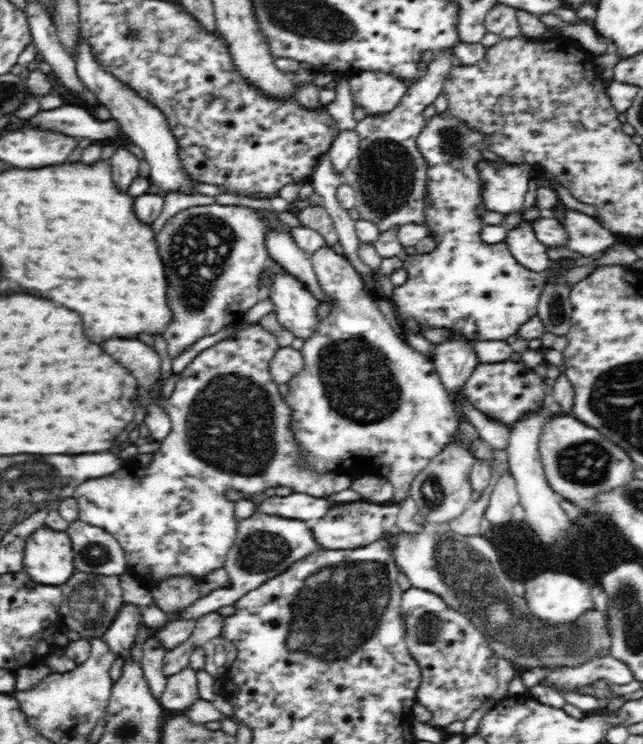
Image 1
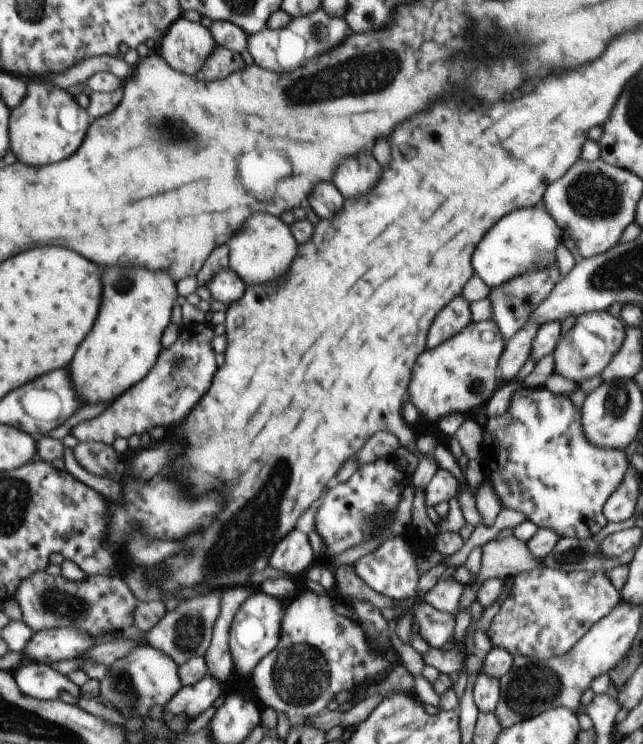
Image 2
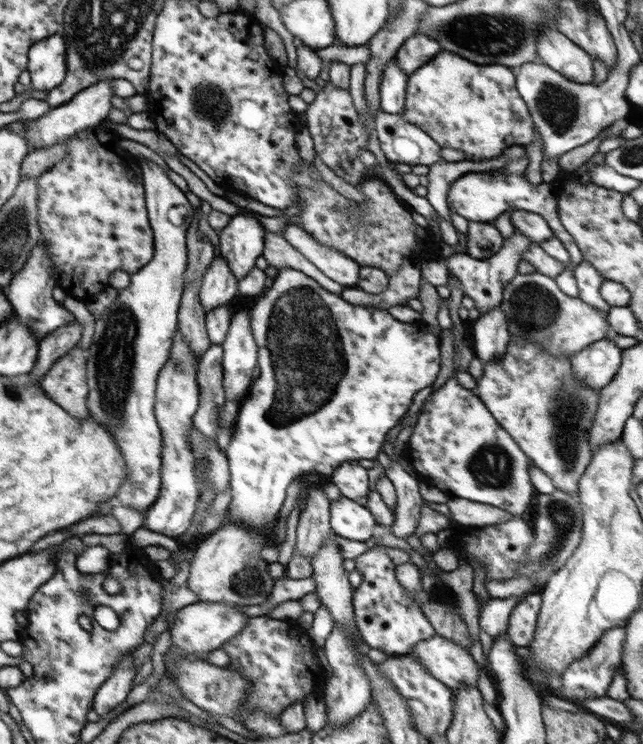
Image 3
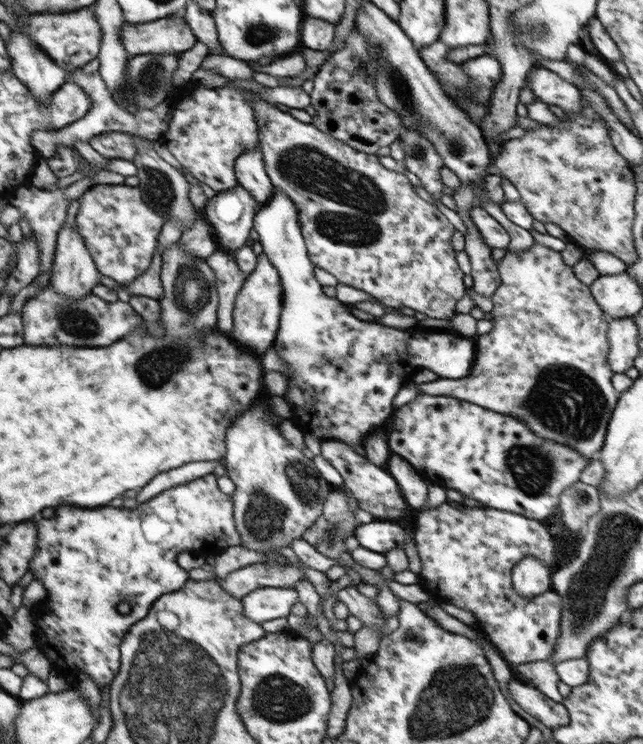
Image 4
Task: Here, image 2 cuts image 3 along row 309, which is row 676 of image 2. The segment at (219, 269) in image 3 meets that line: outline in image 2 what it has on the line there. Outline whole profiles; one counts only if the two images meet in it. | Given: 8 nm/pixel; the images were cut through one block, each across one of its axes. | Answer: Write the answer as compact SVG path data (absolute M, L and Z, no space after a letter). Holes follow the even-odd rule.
M208 672L194 685L183 687L165 706L164 714L186 715L190 720L197 718L216 702L224 693L224 682L218 681Z

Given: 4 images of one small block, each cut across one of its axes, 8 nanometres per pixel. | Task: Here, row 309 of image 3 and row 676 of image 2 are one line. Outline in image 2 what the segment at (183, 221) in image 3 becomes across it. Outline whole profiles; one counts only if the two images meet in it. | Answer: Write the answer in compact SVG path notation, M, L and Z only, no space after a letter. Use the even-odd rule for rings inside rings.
M142 644L125 658L116 660L110 666L110 675L117 683L120 700L135 710L137 716L146 717L151 706L165 706L183 688L179 668L170 656L148 644Z

